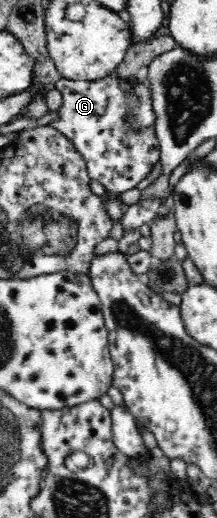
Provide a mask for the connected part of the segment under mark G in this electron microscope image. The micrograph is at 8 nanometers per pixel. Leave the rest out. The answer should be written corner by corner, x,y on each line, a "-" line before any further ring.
115,76
92,81
74,81
62,78
55,86
63,97
58,108
58,121
50,124
64,134
83,155
84,163
92,180
99,182
111,192
107,194
107,212
113,222
121,220
121,196
117,192
135,189
137,184
149,176
149,172
160,162
159,141
155,135
155,113
151,107
149,88
141,82
133,88

